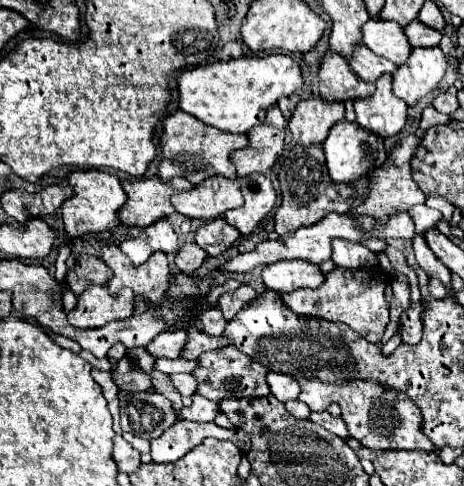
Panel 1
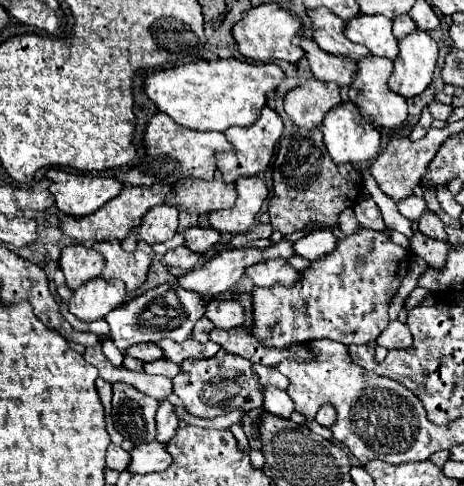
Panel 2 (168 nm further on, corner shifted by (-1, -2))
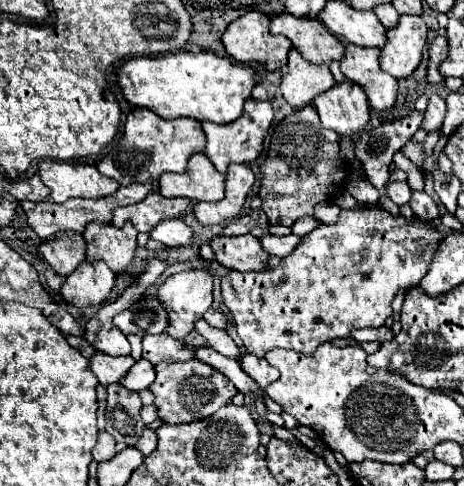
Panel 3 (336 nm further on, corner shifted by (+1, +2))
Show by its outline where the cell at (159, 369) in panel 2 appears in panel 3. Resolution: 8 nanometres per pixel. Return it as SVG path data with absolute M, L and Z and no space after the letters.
M143 358L137 360L129 372L119 380L119 384L127 390L143 390L143 388L149 388L151 382L155 378L155 370L153 370L153 364L151 362L145 362Z

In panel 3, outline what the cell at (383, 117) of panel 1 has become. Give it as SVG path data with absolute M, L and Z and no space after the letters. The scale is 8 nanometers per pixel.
M345 44L345 56L341 60L341 72L357 82L375 110L387 110L397 98L397 80L385 74L379 66L379 48L363 48L357 44Z

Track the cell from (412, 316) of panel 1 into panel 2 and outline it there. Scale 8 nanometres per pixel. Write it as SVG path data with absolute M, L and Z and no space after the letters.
M393 320L387 326L387 330L383 330L383 334L377 338L377 344L389 350L405 350L411 346L411 342L413 342L413 336L411 336L409 326L399 320Z

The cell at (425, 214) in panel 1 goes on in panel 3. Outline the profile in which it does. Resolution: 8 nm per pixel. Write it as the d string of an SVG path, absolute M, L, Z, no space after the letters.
M389 182L387 186L387 192L389 192L389 198L395 202L395 204L407 204L409 198L411 198L411 188L407 182Z

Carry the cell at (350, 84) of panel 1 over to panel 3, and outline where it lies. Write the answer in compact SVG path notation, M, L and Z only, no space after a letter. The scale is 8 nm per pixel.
M277 14L271 16L269 24L271 34L285 34L301 54L305 54L311 62L325 62L331 64L333 60L341 60L343 42L333 38L321 22L311 20L307 16L293 16L293 14Z

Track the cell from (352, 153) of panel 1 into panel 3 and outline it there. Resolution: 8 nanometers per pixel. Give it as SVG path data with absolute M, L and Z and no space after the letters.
M351 80L335 84L325 94L313 98L321 124L339 136L353 136L369 124L369 102L361 86Z

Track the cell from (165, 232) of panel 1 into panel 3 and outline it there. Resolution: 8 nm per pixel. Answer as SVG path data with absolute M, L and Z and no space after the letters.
M153 192L147 194L143 202L125 208L115 208L113 224L123 226L125 222L131 222L137 232L151 232L153 226L157 226L157 222L161 222L163 218L183 216L189 204L189 198L163 198L159 192Z

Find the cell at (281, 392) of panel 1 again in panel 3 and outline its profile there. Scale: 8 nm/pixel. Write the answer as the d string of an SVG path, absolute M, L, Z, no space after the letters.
M245 354L241 360L241 368L265 390L271 382L279 378L279 370L269 366L265 358L257 358L255 354Z

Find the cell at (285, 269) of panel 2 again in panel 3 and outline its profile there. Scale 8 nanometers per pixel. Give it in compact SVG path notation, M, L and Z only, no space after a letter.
M251 234L231 236L231 238L217 236L209 244L215 254L215 260L229 270L239 270L239 272L261 270L261 268L265 268L265 262L269 258L269 254L265 254L261 242Z

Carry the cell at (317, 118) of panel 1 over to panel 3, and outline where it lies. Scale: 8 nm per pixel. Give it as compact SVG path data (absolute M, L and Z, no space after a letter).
M297 48L289 50L287 74L281 80L281 94L291 106L303 108L305 104L311 104L317 94L329 90L333 84L335 80L327 64L313 64L305 60Z

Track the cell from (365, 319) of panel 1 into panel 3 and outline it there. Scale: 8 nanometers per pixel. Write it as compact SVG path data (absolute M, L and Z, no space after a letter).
M379 204L341 210L335 224L319 224L309 234L301 236L297 248L289 256L281 258L277 268L261 272L229 270L221 278L223 304L233 314L237 334L243 340L247 352L265 356L265 352L273 348L287 348L311 356L319 344L333 338L347 338L351 330L383 326L393 314L391 302L395 294L421 282L443 238L445 236L429 222L417 218L409 222L403 216L395 218Z

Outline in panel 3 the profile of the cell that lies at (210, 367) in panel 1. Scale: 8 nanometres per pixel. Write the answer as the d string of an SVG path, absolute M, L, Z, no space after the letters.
M197 360L187 362L161 362L155 366L155 382L149 386L149 390L155 396L155 408L157 416L167 424L181 424L181 422L193 422L201 418L209 418L215 414L221 406L231 402L237 388L231 386L231 382L213 370L211 366L205 366Z

